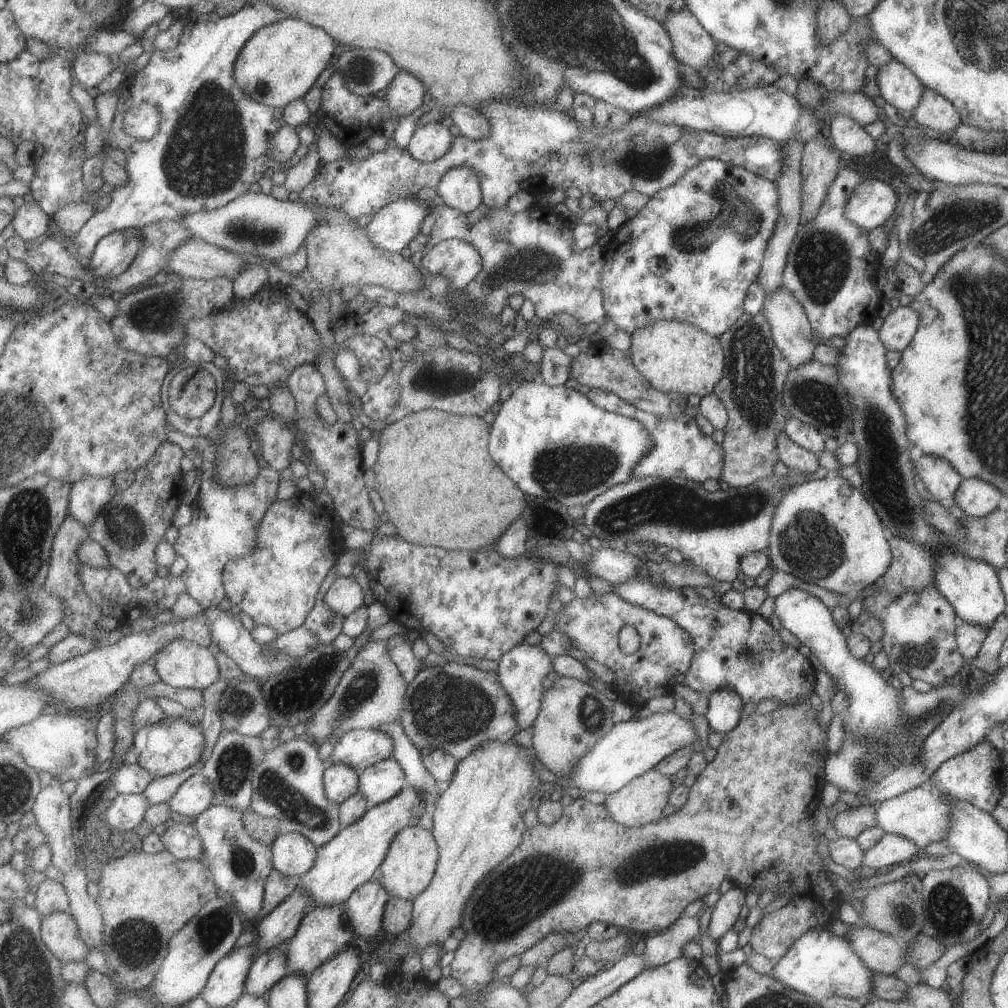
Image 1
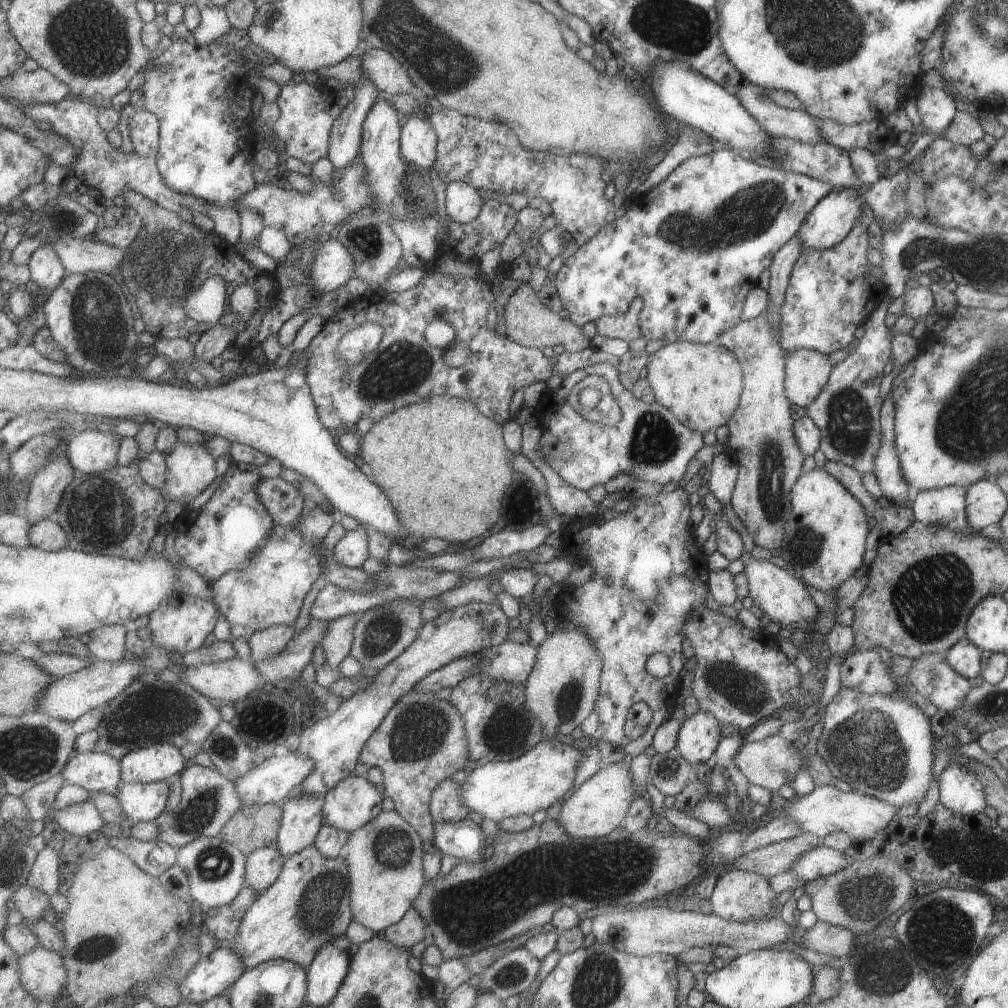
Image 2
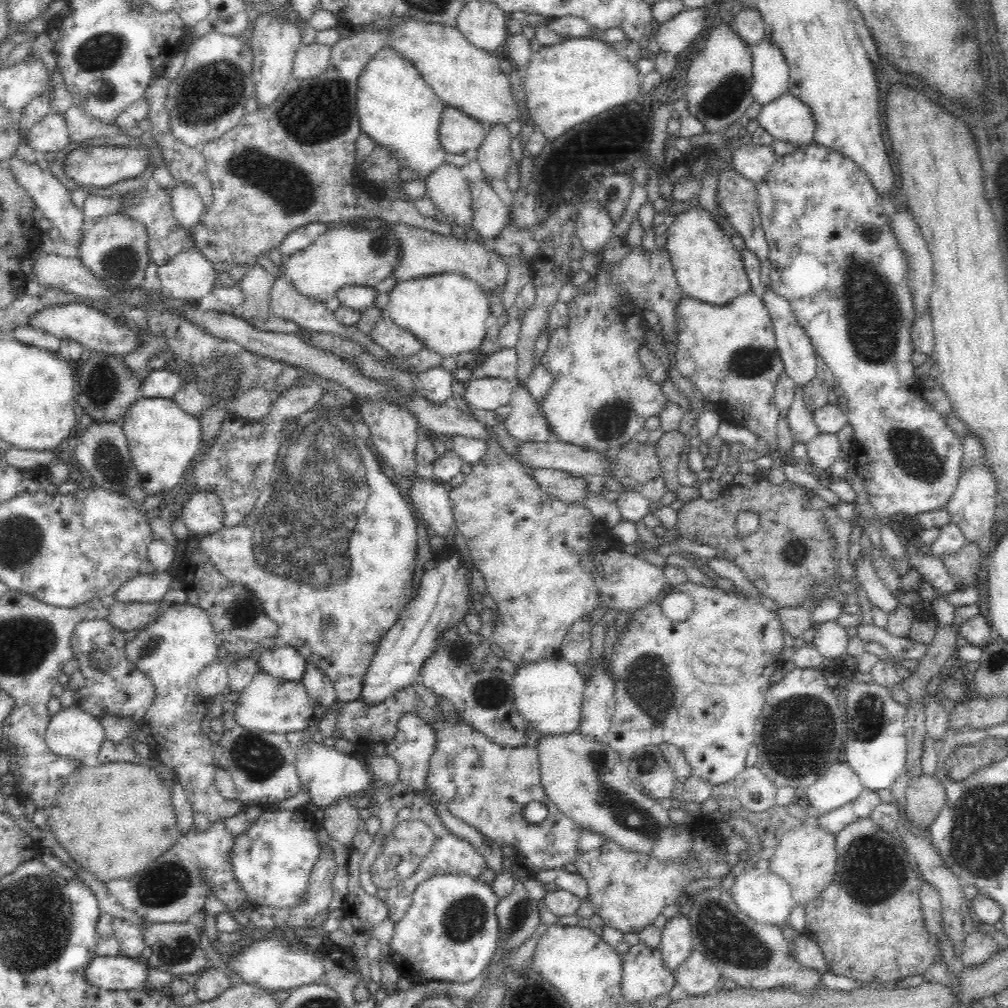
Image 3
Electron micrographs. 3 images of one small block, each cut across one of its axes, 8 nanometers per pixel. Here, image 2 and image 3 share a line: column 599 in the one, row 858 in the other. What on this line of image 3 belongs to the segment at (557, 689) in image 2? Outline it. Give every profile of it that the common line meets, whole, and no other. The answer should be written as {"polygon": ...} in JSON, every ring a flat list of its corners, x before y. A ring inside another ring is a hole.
{"polygon":[[576,730,558,736,542,735,535,748,540,761,541,782,548,798,582,828,602,834,605,839,614,840,625,850,650,855,653,859,661,860,661,863,671,863,672,860,684,860,686,856,692,856,690,825,675,825,671,822,664,806,656,803,656,800,646,795,641,787,629,778,628,760,622,758,606,742,585,738]]}

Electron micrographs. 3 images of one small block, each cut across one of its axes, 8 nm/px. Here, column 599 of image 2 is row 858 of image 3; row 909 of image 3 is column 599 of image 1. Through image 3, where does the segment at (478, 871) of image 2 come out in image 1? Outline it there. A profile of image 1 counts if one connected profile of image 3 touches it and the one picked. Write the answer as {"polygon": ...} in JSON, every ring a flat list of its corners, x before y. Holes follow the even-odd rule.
{"polygon":[[806,699,795,702,793,704,779,705,773,711,768,713,756,713,755,710,751,714,742,713,739,722,729,731,723,733,720,744,716,749,716,754,713,760,705,765,705,768,699,773,693,784,689,787,689,794,687,797,687,804,683,804,672,814,661,817,655,822,650,822,645,826,640,827,625,827,615,821,610,813,607,812,605,806,592,804,591,802,583,799,583,794,573,794,579,796,573,804,565,807,563,816,559,818,559,822,555,822,551,826,539,822,523,835,523,844,507,858,503,860,503,864,499,864,499,870,491,872,491,876,487,876,487,880,483,880,483,884,479,884,479,892,475,892,471,896,471,900,467,902,465,908,466,915,463,916,463,926,466,933,466,938,462,940,461,948,456,950,456,956,451,962,451,975,463,986,465,986,465,994,463,997,478,999,482,991,486,990,487,984,495,980,495,972,497,968,507,962,509,958,515,955,522,955,535,944,546,939,547,936,553,932,579,932,582,928,587,928,591,923,602,922,609,925,615,925,618,929,630,933,630,935,649,936,650,934,660,933,665,931,666,928,675,922,681,916,681,912,687,904,695,900,700,900,708,893,717,892,719,884,725,878,729,880,731,885,743,889,744,892,754,891,756,894,761,894,765,888,775,890,777,894,776,901,780,896,783,896,787,890,793,888,793,892,789,894,789,899,785,905,780,907,771,906,767,918,756,924,752,928,749,946,752,952,761,954,765,958,769,958,771,962,781,960,791,944,795,942,805,932,809,932,811,928,824,928,837,919,839,905,842,902,842,895,840,895,835,888,833,882,829,878,830,872,827,872,825,866,821,861,821,856,818,851,818,838,821,836,816,830,812,828,810,817,815,810,817,804,821,802,819,794,823,790,825,784,825,761,829,755,827,747,827,730,823,730,819,725,817,716,819,710,814,710,809,701]]}

